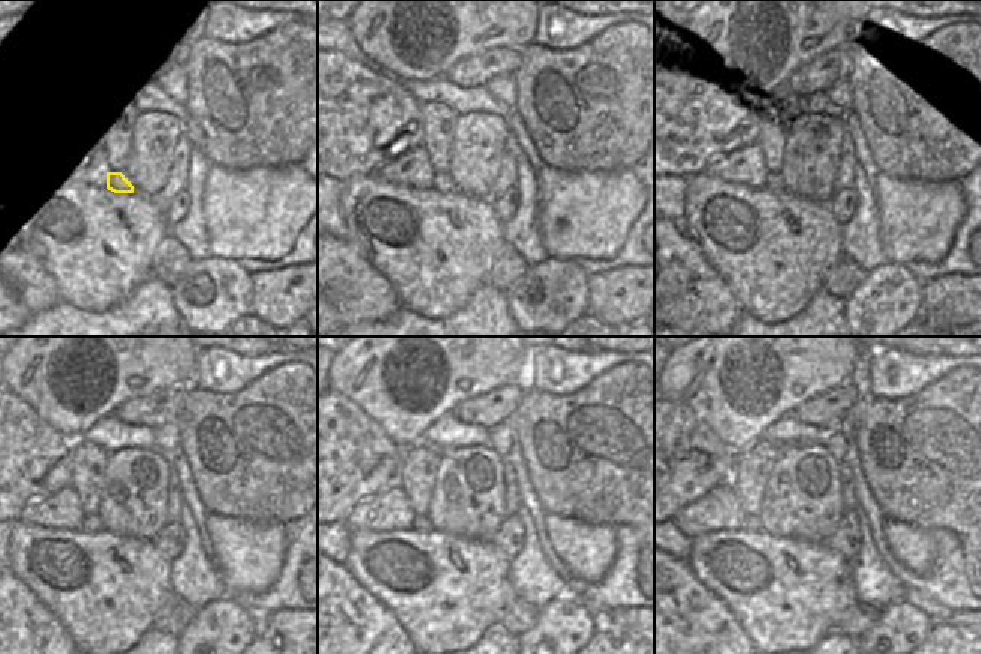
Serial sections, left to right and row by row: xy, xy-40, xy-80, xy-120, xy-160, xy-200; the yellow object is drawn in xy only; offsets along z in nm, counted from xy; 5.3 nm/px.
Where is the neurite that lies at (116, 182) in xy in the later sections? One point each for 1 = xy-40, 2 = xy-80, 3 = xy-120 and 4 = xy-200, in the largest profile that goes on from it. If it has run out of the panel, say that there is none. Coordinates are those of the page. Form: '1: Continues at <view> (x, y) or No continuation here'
1: Continues at xy-40 (443, 182)
2: Continues at xy-80 (774, 182)
3: Continues at xy-120 (92, 524)
4: Continues at xy-200 (752, 524).

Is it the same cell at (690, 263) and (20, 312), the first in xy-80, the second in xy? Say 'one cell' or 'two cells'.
two cells

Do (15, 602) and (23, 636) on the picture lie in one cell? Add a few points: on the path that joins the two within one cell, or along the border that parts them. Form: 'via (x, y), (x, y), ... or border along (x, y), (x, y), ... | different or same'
via (15, 611), (15, 627) | same

